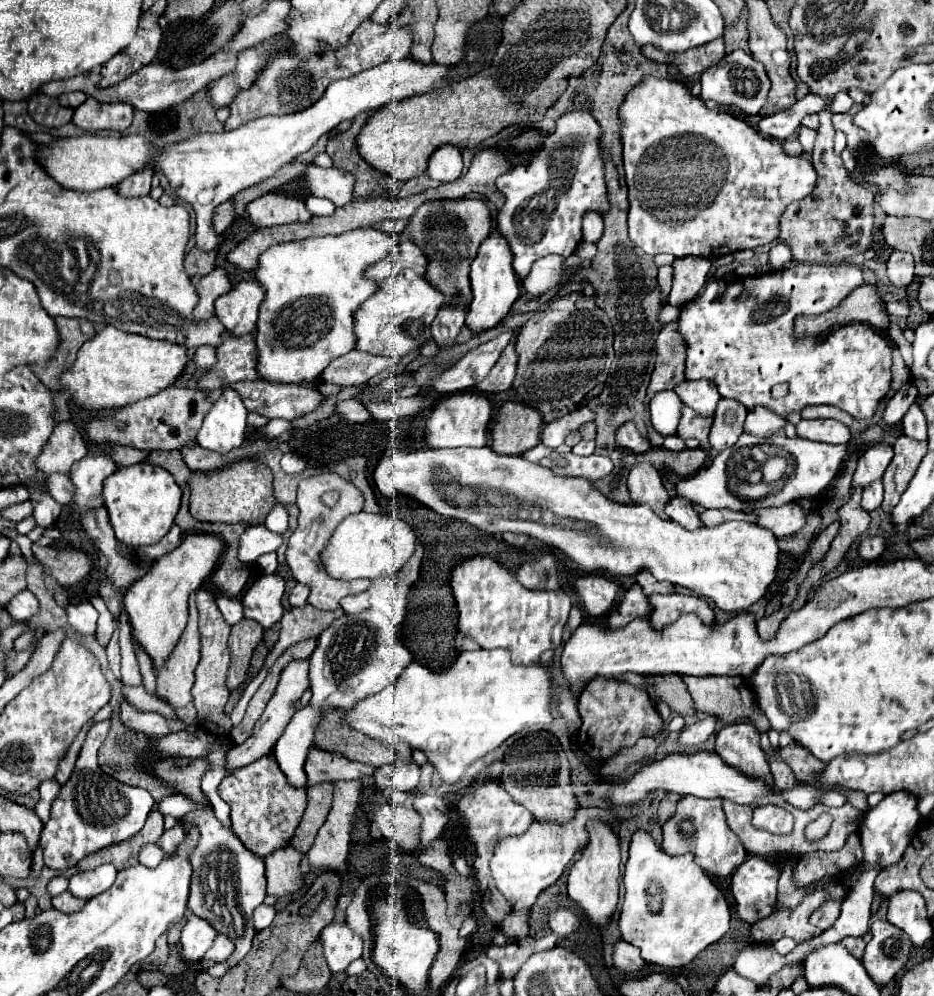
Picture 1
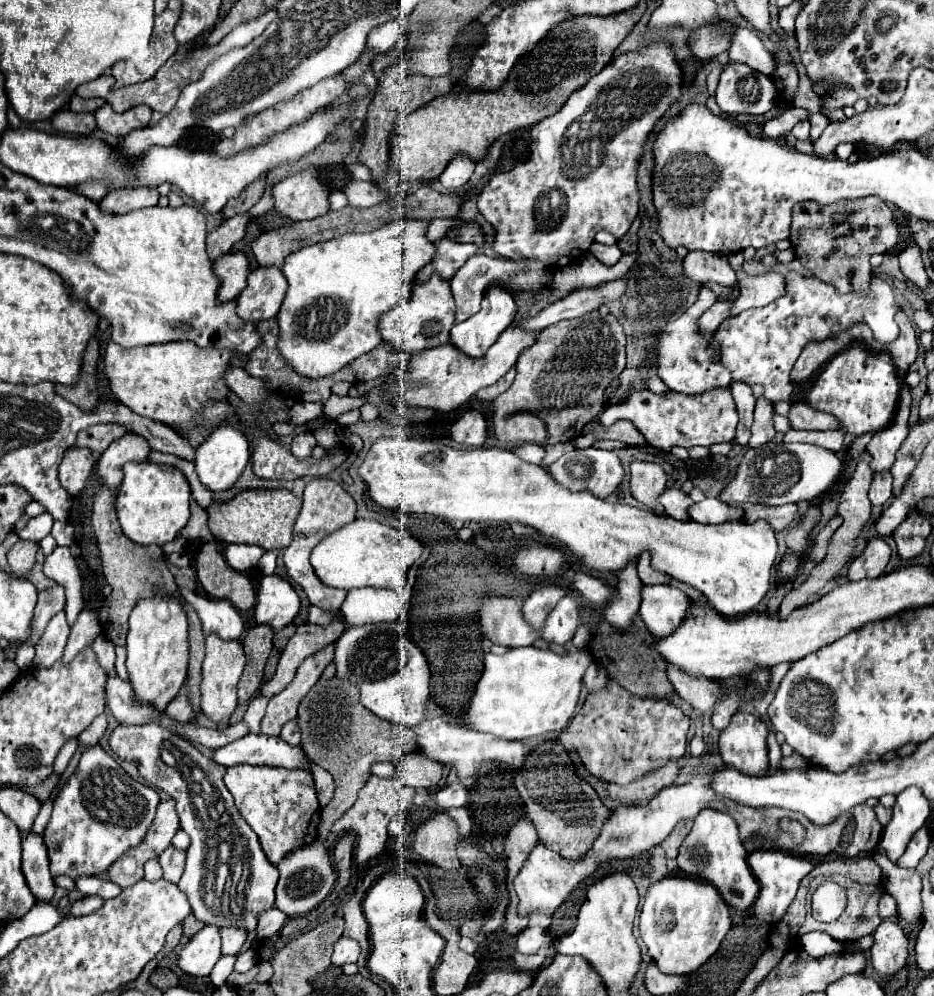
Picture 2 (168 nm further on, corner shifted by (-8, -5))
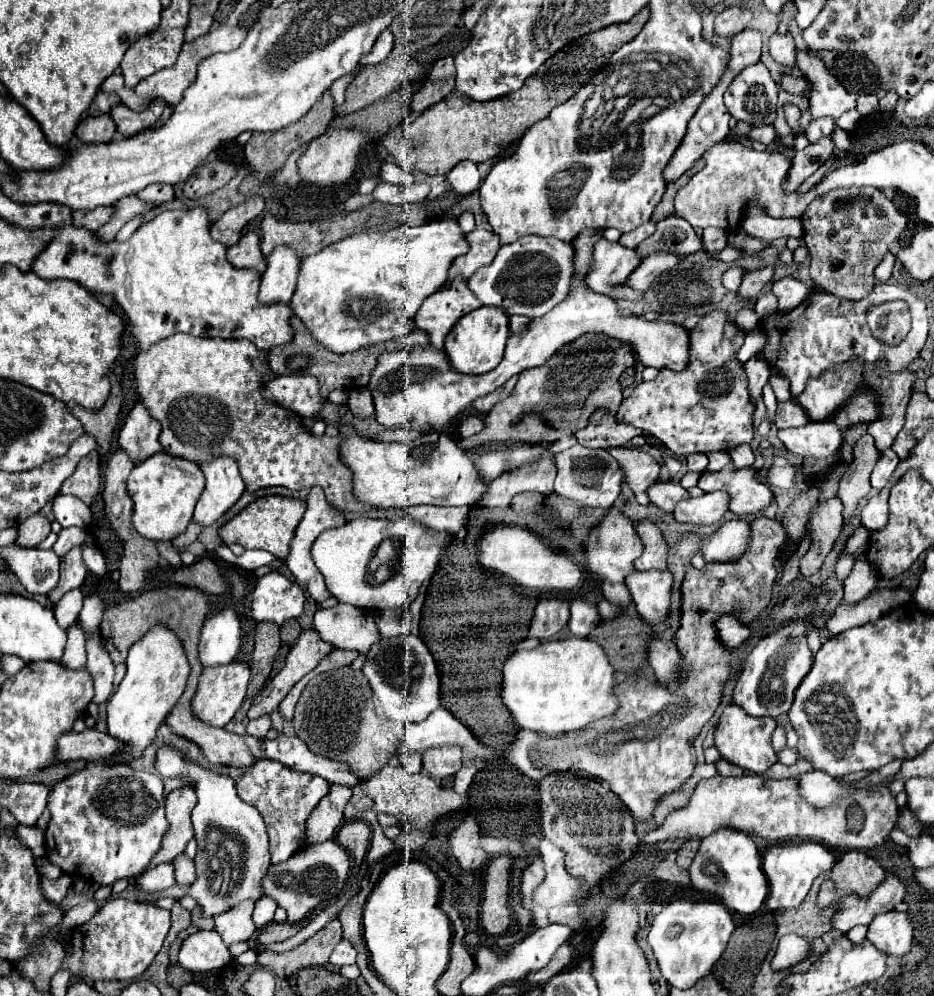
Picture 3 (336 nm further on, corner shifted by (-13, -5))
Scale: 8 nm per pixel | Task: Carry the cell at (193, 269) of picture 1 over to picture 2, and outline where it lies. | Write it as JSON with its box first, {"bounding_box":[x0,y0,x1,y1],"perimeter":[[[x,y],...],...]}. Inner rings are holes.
{"bounding_box":[206,214,248,262],"perimeter":[[[242,214],[242,216],[230,218],[230,220],[224,220],[216,230],[212,230],[206,240],[208,258],[214,262],[220,256],[226,256],[230,252],[230,248],[242,240],[246,224],[248,224],[248,216]]]}

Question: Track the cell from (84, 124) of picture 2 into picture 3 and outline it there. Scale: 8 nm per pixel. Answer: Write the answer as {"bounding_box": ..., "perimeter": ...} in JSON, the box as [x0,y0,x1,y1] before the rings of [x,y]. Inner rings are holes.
{"bounding_box":[77,114,117,144],"perimeter":[[[101,114],[95,118],[87,116],[81,120],[81,124],[77,128],[77,138],[87,144],[109,142],[109,140],[113,140],[115,130],[117,130],[117,126],[109,114]]]}

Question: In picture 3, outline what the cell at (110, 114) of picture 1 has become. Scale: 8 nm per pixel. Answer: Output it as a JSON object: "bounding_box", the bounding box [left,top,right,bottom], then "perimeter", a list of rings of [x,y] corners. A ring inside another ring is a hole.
{"bounding_box":[109,98,165,136],"perimeter":[[[157,98],[149,104],[149,108],[145,112],[133,112],[127,106],[117,104],[111,108],[109,114],[115,120],[119,132],[123,132],[127,136],[135,136],[135,134],[151,128],[161,118],[163,108],[165,108],[165,102],[161,98]]]}

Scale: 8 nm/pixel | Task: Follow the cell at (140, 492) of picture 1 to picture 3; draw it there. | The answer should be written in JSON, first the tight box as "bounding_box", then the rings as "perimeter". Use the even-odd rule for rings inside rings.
{"bounding_box":[127,452,205,540],"perimeter":[[[159,452],[139,462],[127,482],[129,496],[135,504],[133,508],[133,526],[135,530],[149,540],[173,540],[181,532],[185,532],[191,522],[193,508],[205,488],[205,478],[199,464],[189,462],[185,458],[175,458],[171,454]]]}

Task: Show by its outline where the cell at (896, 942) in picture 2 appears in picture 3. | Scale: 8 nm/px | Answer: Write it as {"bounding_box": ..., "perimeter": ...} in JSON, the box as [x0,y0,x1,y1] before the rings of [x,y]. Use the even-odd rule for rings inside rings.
{"bounding_box":[867,910,913,956],"perimeter":[[[897,910],[879,914],[869,924],[867,940],[889,956],[905,956],[913,942],[913,926],[909,914]]]}

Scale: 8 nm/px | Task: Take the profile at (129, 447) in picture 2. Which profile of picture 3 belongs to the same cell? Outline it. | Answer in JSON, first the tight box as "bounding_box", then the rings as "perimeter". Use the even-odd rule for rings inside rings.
{"bounding_box":[119,402,163,462],"perimeter":[[[137,402],[129,412],[123,428],[119,430],[119,446],[135,460],[141,462],[163,450],[159,444],[161,424],[149,414],[143,402]]]}

